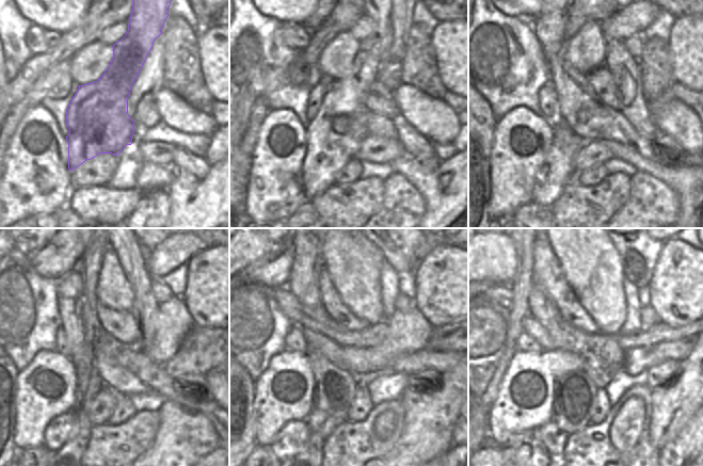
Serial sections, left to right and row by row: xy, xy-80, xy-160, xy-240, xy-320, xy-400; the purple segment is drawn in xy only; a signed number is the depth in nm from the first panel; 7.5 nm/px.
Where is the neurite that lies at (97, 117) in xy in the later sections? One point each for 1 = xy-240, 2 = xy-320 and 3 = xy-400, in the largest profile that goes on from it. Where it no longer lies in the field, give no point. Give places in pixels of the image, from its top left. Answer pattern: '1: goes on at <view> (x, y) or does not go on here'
1: goes on at xy-240 (61, 346)
2: goes on at xy-320 (294, 341)
3: goes on at xy-400 (524, 342)

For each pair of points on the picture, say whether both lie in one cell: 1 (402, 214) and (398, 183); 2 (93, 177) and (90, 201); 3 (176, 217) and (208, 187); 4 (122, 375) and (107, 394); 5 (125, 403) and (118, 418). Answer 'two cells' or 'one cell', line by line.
1: one cell
2: two cells
3: one cell
4: two cells
5: one cell

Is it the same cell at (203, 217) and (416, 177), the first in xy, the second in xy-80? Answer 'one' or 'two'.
one

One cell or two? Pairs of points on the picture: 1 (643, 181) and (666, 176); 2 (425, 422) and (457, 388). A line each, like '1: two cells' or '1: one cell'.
1: two cells
2: one cell

